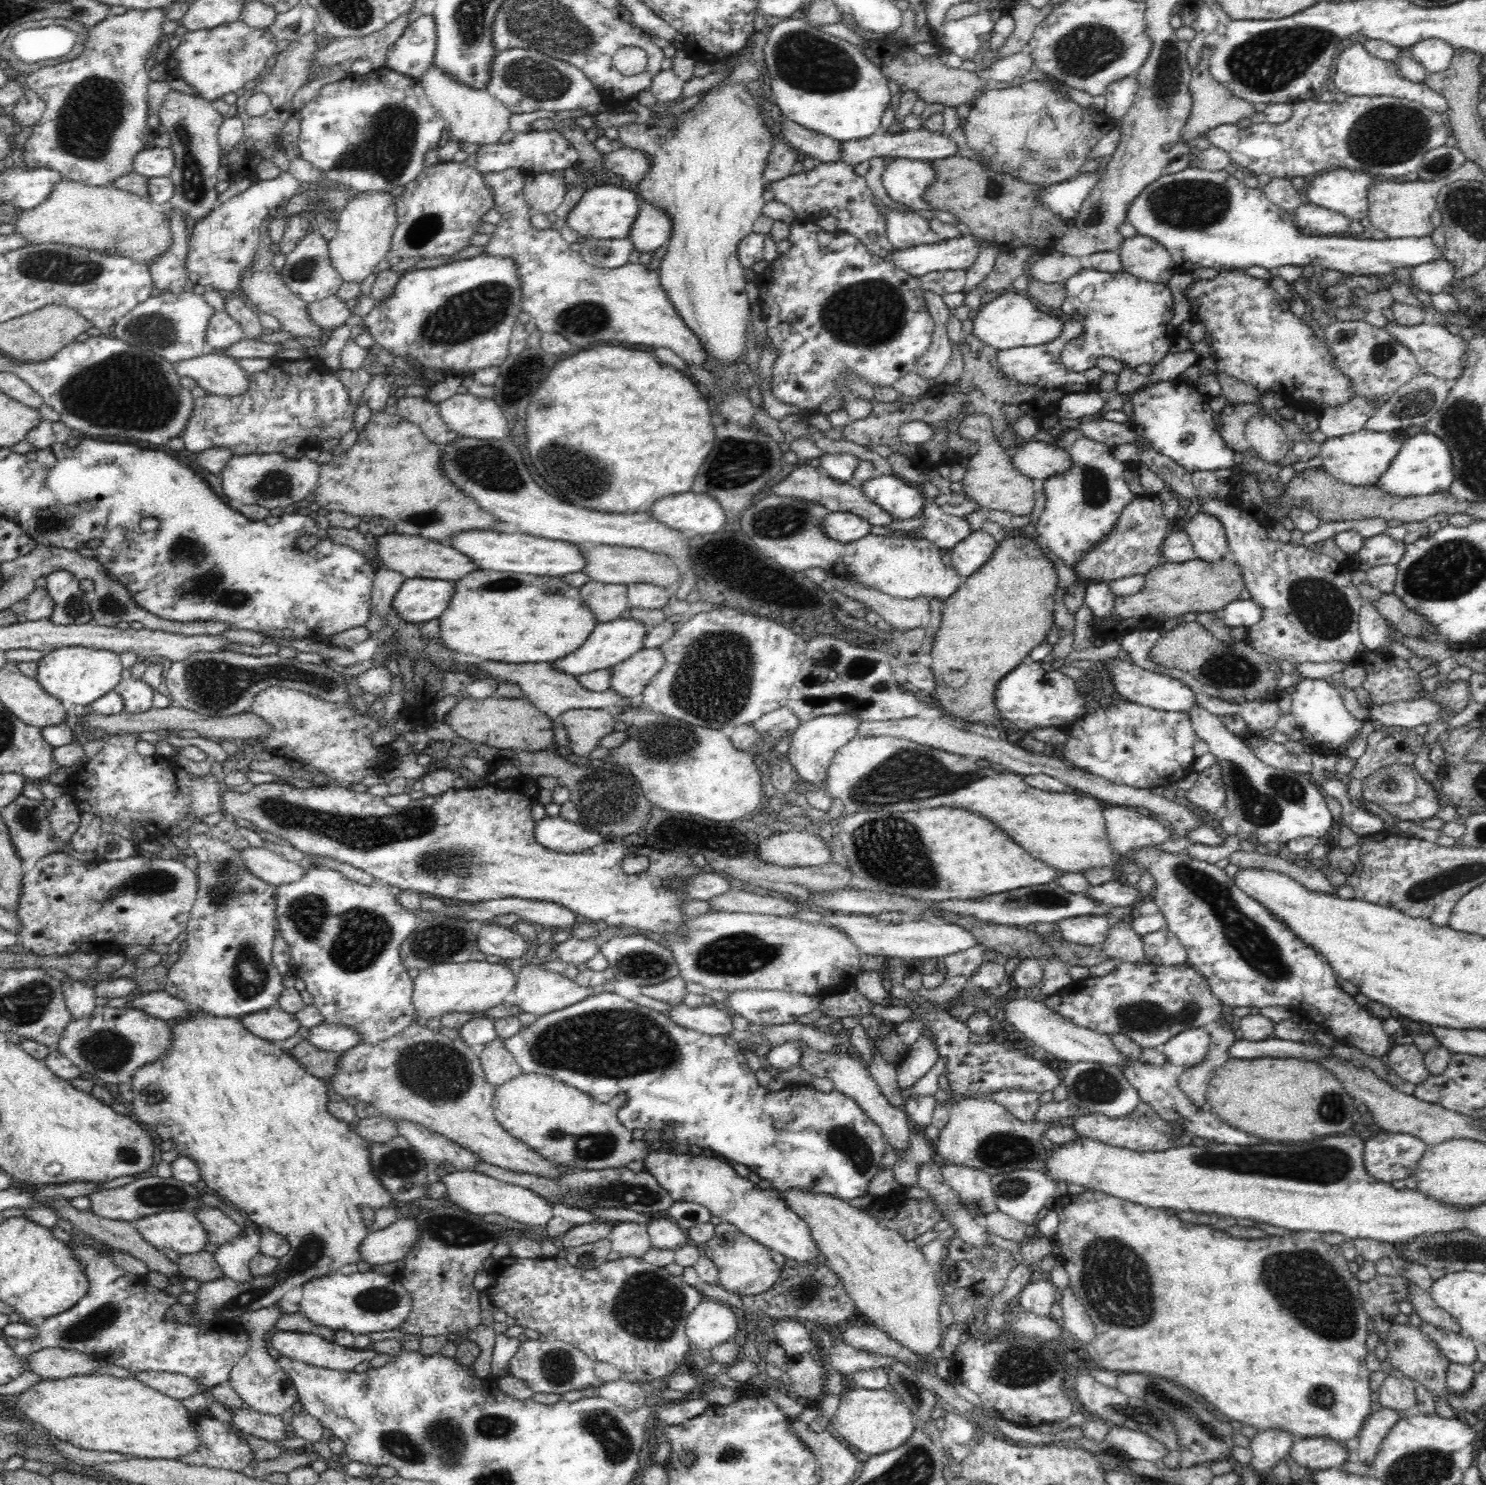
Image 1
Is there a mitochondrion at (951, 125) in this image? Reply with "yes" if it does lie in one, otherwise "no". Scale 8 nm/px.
no

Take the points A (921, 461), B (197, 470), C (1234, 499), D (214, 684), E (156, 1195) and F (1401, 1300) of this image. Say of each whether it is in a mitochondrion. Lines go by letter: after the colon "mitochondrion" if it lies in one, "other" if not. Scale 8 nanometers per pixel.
A: other
B: other
C: other
D: mitochondrion
E: mitochondrion
F: other

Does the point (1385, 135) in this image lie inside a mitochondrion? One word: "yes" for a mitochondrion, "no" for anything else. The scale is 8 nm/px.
yes

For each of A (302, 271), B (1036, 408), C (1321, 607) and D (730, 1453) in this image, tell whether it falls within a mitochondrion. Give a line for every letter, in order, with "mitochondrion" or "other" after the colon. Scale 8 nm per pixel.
A: mitochondrion
B: other
C: mitochondrion
D: mitochondrion

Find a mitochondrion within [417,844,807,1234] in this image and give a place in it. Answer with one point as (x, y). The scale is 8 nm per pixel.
(612, 1043)

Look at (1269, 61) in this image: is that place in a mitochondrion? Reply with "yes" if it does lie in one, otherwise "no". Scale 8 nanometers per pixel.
yes

